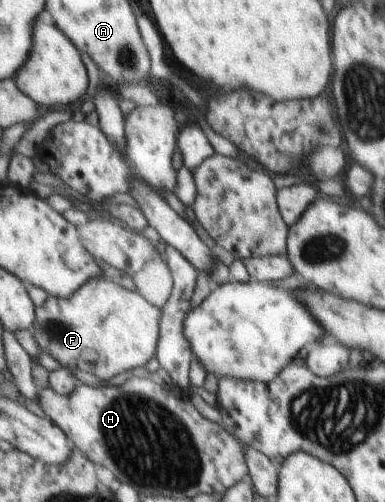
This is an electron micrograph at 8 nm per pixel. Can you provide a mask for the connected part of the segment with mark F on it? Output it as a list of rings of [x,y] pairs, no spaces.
[[[98,275],[82,285],[71,297],[49,295],[42,306],[36,307],[37,317],[32,330],[41,350],[54,358],[60,366],[70,370],[82,369],[108,380],[128,370],[143,372],[146,362],[155,357],[160,334],[160,312],[159,306],[135,290],[124,288],[118,281]]]

